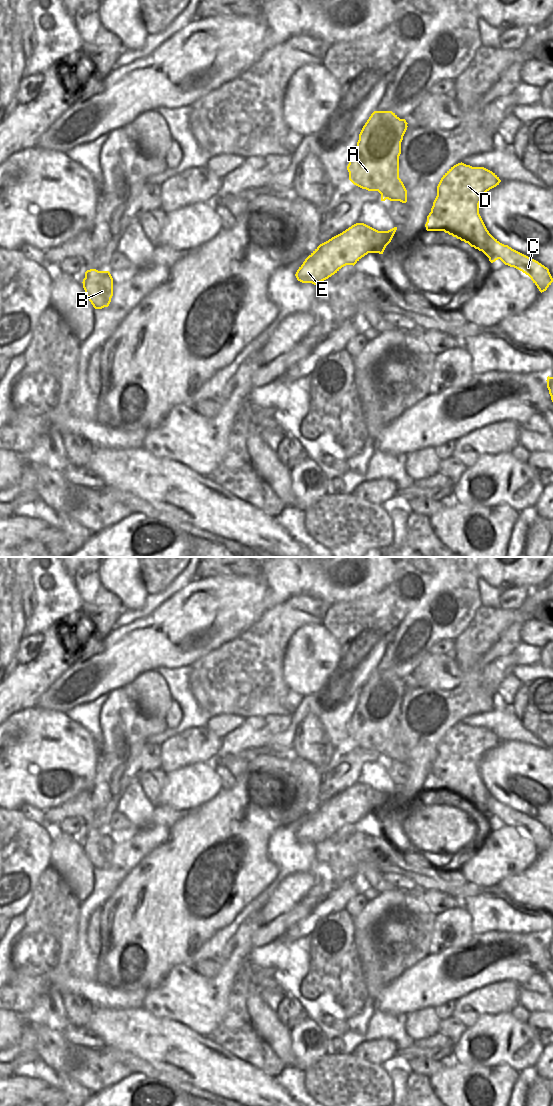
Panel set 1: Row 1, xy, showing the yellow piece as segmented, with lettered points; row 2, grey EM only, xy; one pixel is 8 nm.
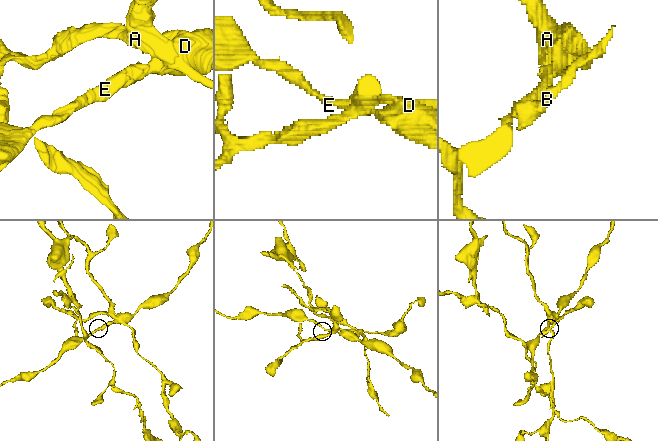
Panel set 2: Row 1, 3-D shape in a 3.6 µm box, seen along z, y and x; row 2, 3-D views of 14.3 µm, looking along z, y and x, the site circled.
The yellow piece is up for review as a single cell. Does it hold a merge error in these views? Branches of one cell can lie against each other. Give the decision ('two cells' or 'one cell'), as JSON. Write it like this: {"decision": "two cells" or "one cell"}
{"decision": "two cells"}

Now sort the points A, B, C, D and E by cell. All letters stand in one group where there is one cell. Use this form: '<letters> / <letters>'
A B C / D E

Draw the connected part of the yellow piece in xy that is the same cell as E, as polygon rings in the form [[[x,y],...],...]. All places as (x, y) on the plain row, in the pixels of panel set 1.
[[[356,783],[320,804],[303,822],[295,836],[302,843],[314,845],[328,839],[346,825],[355,825],[368,813],[383,814],[397,787],[378,791]]]

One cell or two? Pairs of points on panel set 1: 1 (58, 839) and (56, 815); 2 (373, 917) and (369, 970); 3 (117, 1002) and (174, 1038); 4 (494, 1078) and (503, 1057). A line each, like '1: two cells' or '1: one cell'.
1: two cells
2: one cell
3: two cells
4: two cells

